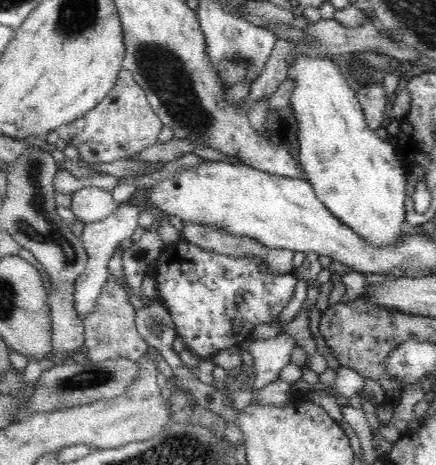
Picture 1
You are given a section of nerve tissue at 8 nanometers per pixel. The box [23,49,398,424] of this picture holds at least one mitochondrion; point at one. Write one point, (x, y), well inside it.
(87, 378)

